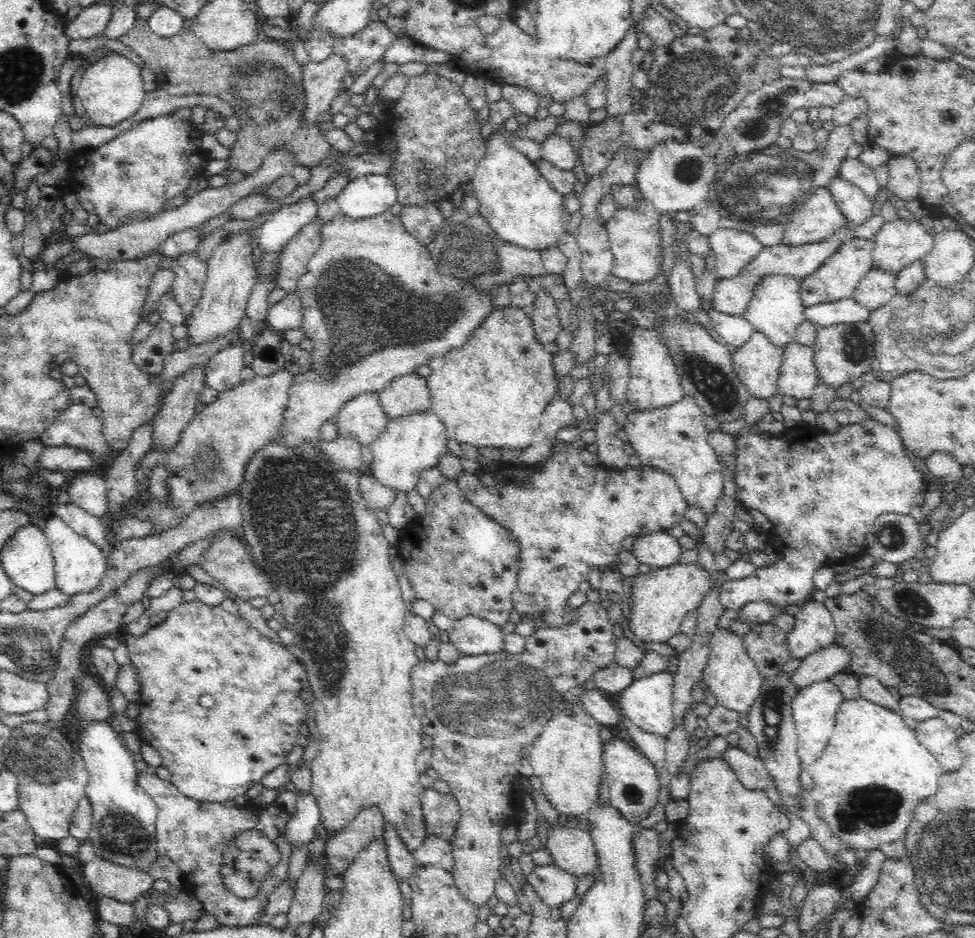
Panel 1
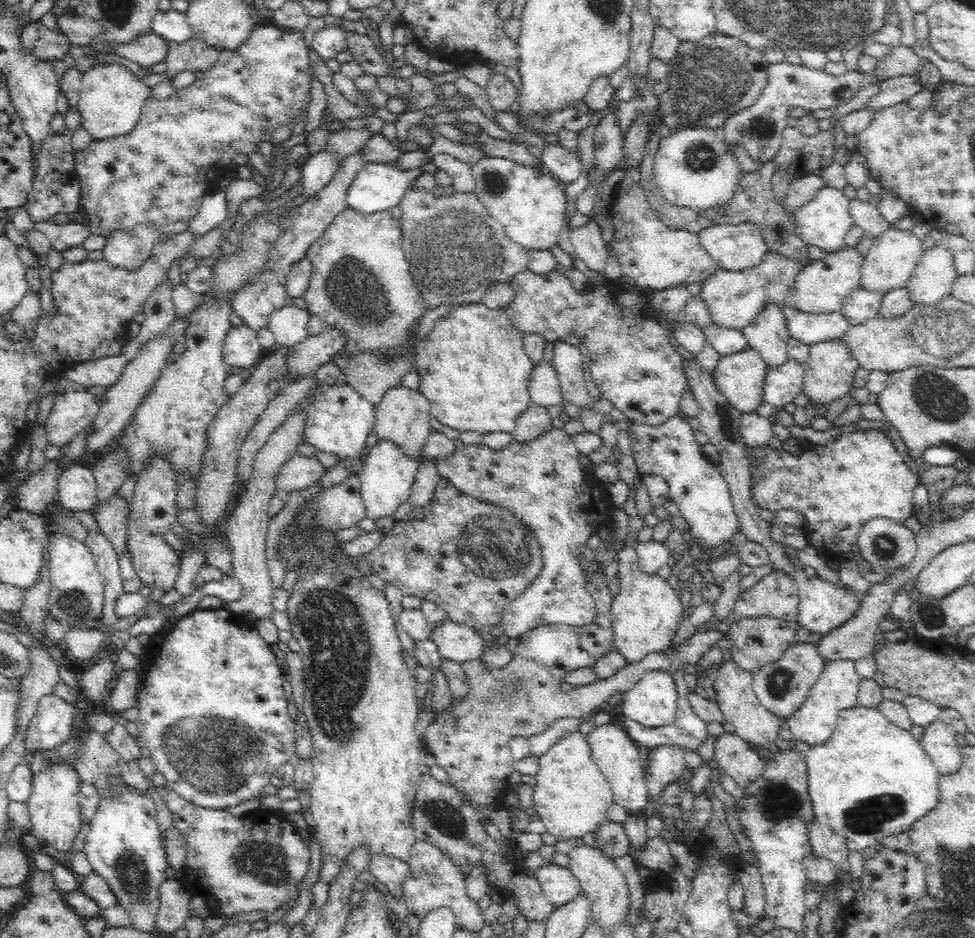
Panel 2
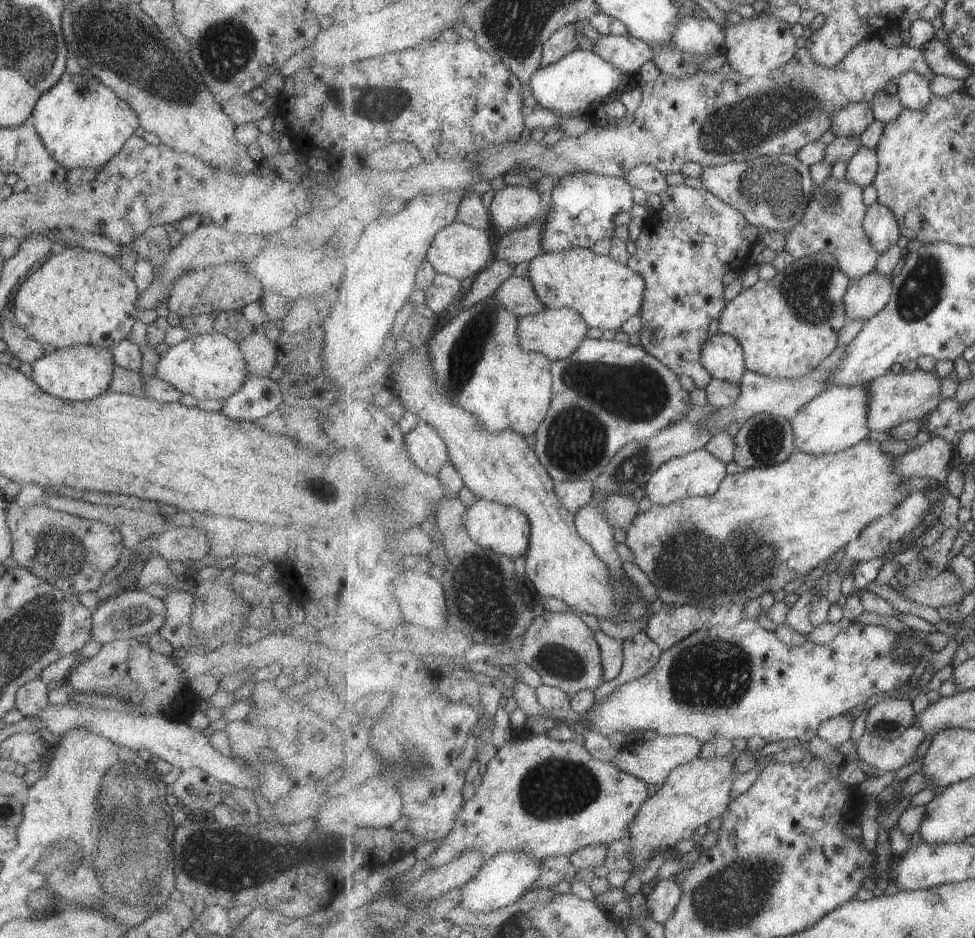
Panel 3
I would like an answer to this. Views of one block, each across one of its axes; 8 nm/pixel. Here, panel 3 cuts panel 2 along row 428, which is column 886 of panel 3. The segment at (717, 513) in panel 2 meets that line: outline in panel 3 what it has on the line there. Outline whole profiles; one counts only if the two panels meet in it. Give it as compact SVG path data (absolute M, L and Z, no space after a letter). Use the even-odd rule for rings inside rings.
M743 619L737 626L728 627L726 625L705 625L702 629L695 631L690 637L684 638L681 642L675 644L670 649L663 651L657 666L650 670L645 676L629 681L627 684L620 686L615 692L612 692L604 701L597 703L591 707L588 714L588 722L585 728L597 732L605 737L621 731L625 735L633 730L655 730L661 735L691 735L700 740L702 743L714 742L715 738L724 736L730 740L734 738L761 737L768 742L811 742L820 729L820 726L830 718L848 713L855 706L859 706L861 702L865 702L871 696L879 698L882 692L891 692L899 690L903 685L909 682L909 678L915 674L916 662L907 659L905 662L898 661L894 656L894 648L898 642L898 634L891 629L887 629L881 625L865 625L863 623L853 623L830 642L824 645L813 642L805 642L802 645L789 646L784 644L777 638L775 630L767 630L763 628L757 619Z

